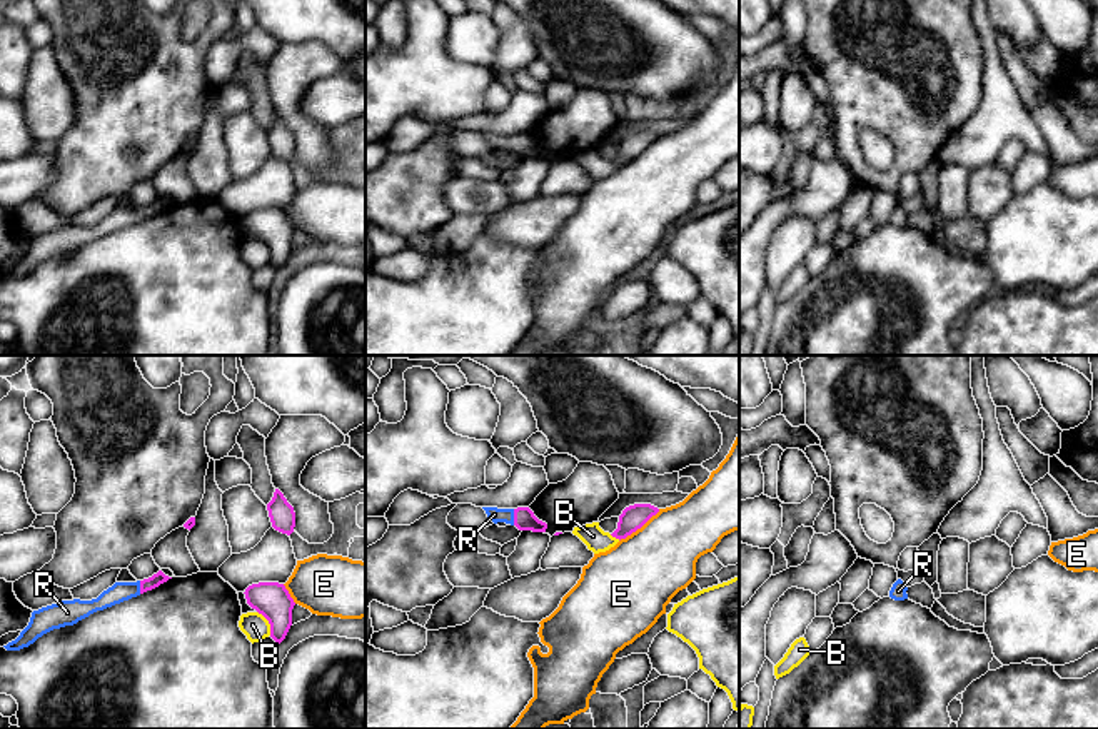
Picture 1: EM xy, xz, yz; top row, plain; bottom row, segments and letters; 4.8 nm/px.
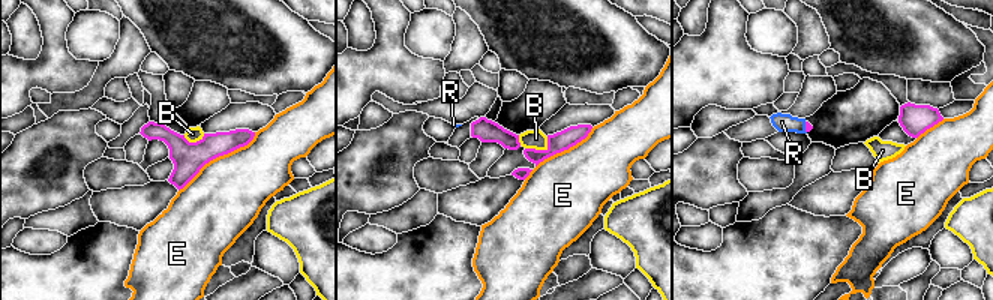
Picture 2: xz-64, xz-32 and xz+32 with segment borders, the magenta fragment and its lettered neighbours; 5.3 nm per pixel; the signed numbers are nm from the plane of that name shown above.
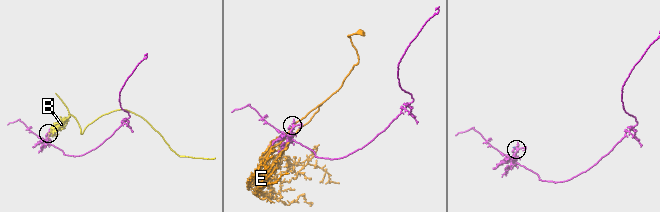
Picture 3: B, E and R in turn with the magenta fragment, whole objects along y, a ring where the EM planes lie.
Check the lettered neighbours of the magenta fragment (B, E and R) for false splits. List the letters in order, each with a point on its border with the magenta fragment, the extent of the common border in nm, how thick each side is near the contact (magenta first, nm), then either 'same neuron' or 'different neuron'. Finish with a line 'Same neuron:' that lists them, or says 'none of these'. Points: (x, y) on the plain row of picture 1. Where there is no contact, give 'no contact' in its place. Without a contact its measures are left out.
B: xy (269, 249) | 140 nm | 170/120 nm | different neuron
E: xz (639, 154) | 260 nm | 120/380 nm | different neuron
R: xz (514, 144) | 80 nm | 110/70 nm | same neuron
Same neuron: R

